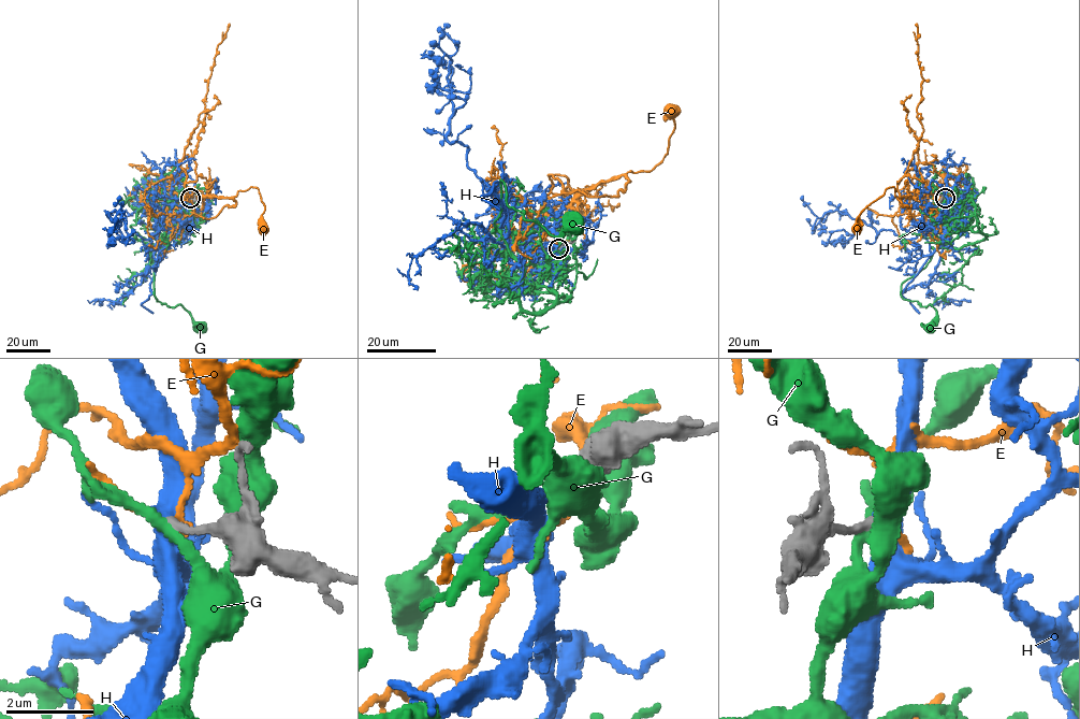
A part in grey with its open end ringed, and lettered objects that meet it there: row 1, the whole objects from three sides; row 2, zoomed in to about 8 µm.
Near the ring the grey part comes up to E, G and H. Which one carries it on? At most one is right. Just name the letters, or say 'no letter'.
H

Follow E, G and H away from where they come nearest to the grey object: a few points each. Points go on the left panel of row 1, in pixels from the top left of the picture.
E: (190, 199), (191, 188), (191, 198), (233, 197), (238, 191), (256, 187), (264, 206), (263, 229)
G: (190, 199), (191, 210), (150, 198), (130, 227), (157, 247), (149, 248), (157, 301), (180, 304), (200, 328)
H: (190, 199), (187, 209), (169, 213), (144, 239), (132, 230), (121, 234), (120, 210), (126, 217), (119, 196)

